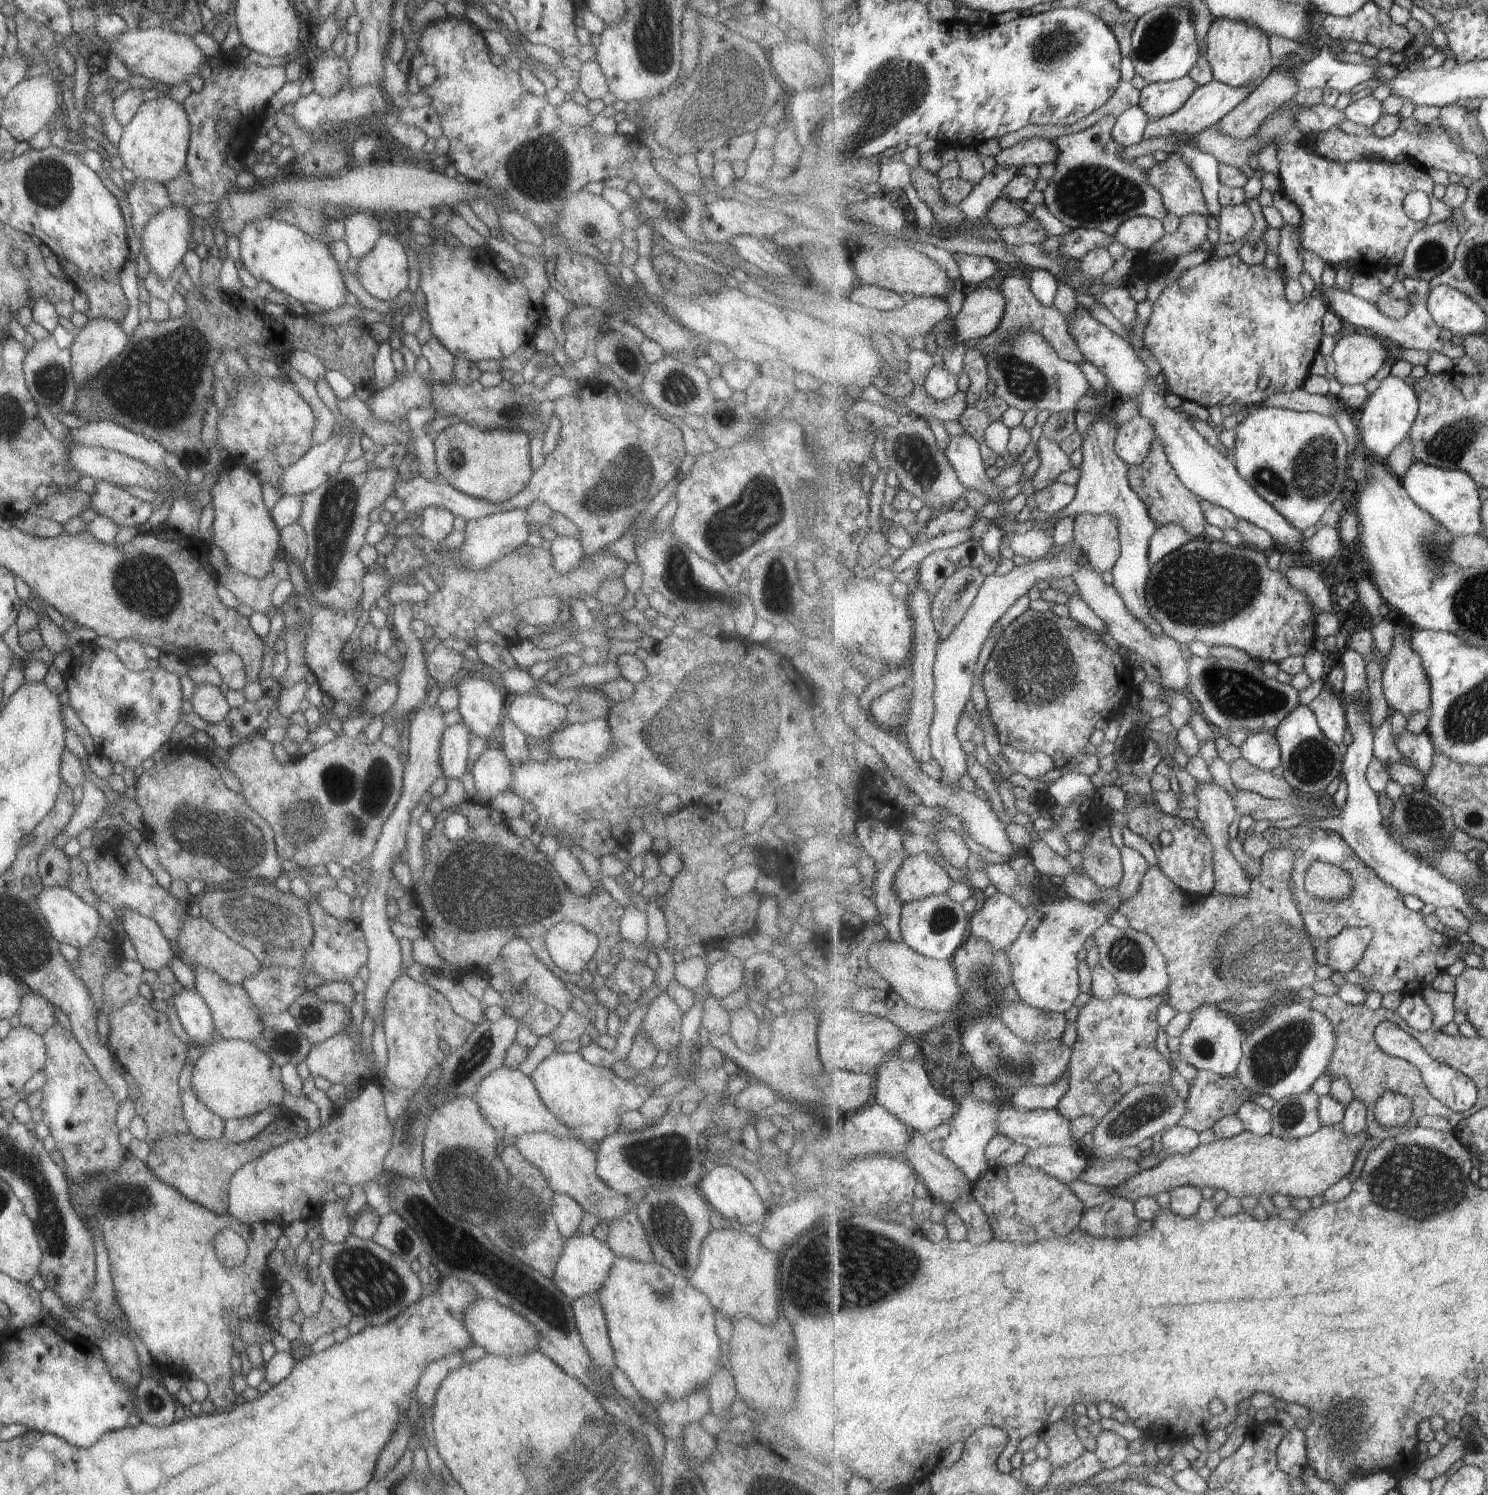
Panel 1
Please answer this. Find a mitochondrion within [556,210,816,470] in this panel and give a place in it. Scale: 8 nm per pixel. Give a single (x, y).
(679, 389)

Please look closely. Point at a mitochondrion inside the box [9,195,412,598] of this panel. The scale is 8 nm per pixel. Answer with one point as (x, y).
(334, 508)

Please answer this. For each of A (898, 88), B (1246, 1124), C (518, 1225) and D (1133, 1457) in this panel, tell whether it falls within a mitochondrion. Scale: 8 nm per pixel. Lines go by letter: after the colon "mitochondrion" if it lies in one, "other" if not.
A: mitochondrion
B: other
C: mitochondrion
D: other

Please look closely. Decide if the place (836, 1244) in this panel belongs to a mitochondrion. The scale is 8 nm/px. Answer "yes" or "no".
yes

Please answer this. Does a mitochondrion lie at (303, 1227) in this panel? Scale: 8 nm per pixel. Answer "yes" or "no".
no

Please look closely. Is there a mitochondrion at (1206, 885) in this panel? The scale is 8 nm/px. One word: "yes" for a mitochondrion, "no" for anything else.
no

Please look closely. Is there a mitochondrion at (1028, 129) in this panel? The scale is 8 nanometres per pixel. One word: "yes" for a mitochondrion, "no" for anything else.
no

